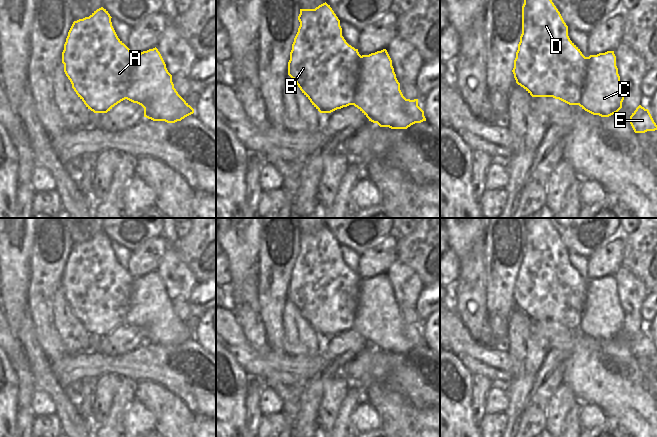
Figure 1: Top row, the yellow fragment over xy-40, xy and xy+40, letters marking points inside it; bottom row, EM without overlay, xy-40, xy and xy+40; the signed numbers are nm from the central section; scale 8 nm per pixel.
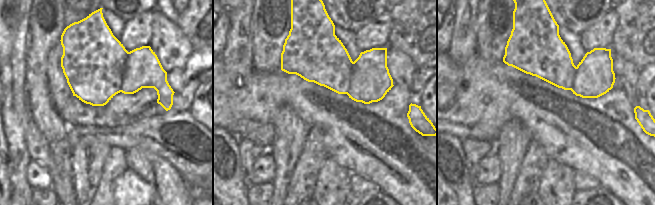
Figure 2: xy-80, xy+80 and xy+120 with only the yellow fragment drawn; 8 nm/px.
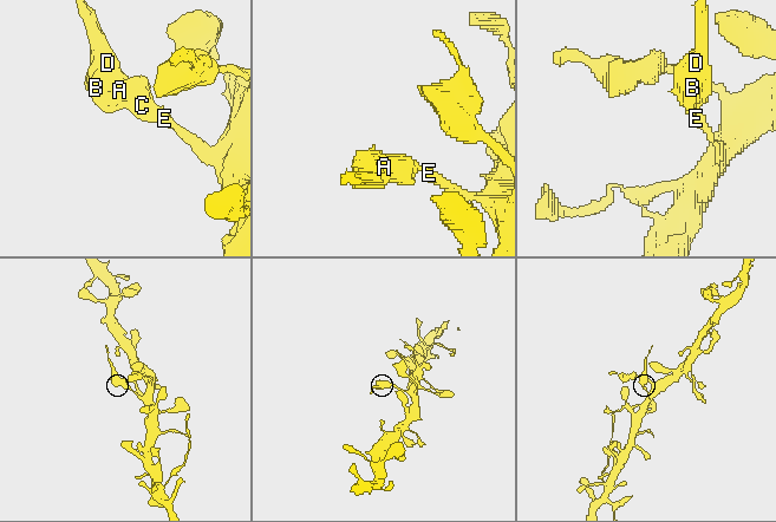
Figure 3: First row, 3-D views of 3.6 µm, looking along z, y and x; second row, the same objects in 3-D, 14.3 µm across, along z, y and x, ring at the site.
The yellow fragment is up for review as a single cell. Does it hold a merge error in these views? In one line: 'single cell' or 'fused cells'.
fused cells

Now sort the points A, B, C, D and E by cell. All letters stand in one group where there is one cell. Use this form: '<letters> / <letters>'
A B D / C E

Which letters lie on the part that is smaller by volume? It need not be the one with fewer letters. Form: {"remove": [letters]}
{"remove": ["A", "B", "D"]}

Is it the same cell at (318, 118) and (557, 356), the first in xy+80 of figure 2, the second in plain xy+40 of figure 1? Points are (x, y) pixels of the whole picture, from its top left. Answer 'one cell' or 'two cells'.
two cells

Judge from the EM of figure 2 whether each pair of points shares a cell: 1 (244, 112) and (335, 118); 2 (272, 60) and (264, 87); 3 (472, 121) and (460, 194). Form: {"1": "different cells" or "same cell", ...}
{"1": "same cell", "2": "different cells", "3": "different cells"}

